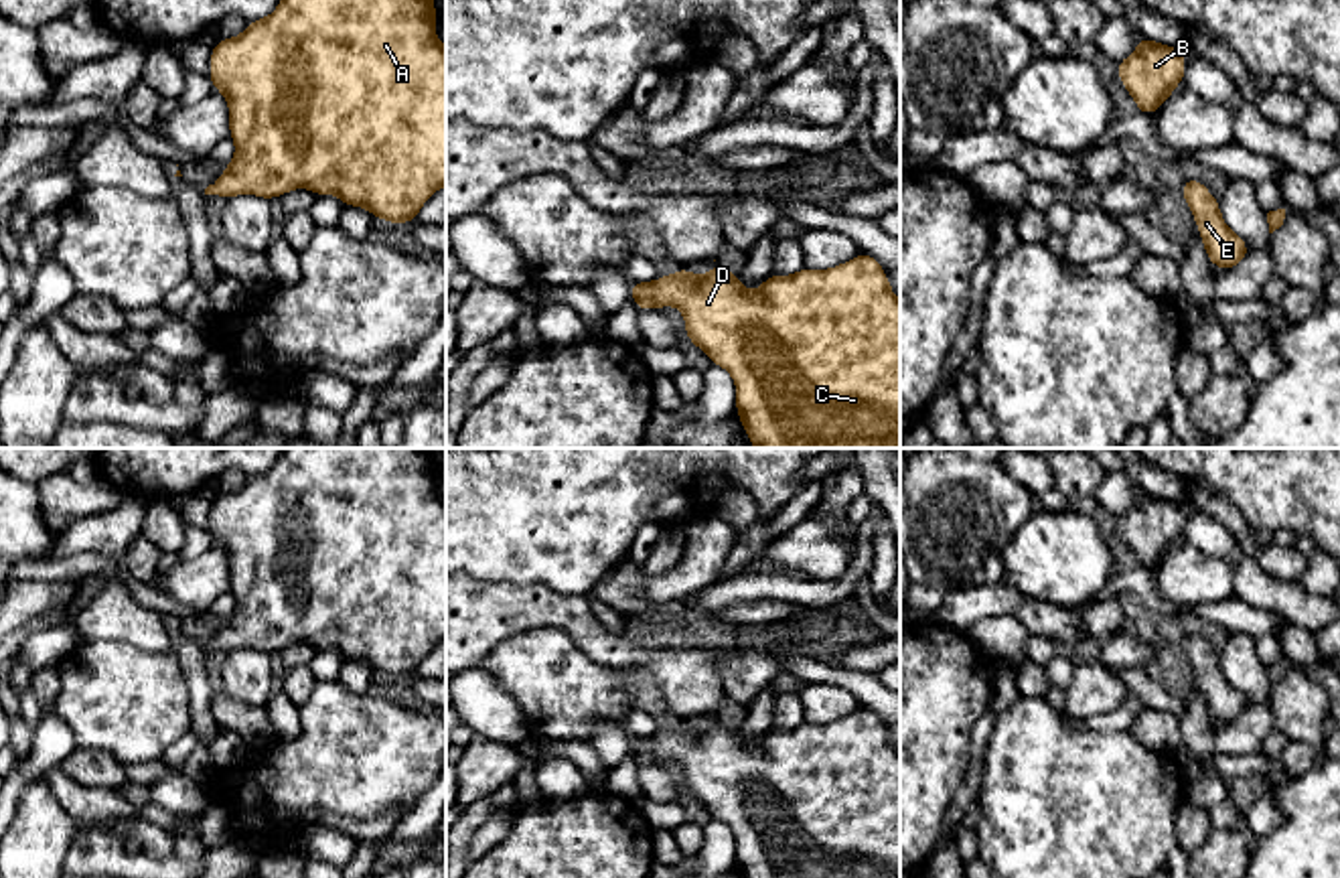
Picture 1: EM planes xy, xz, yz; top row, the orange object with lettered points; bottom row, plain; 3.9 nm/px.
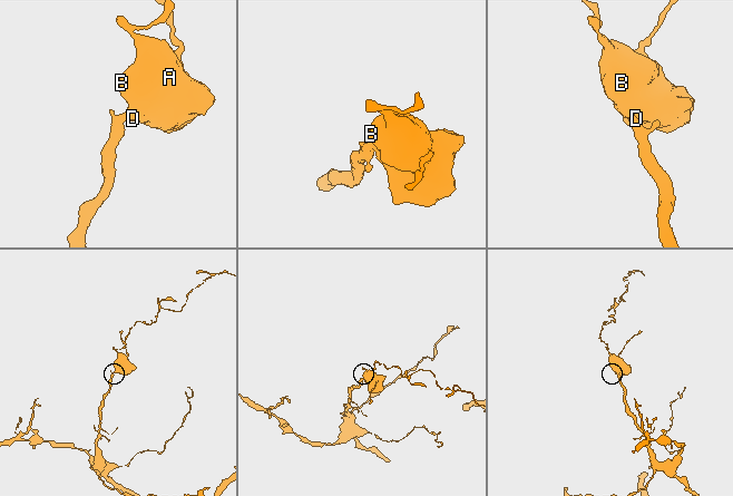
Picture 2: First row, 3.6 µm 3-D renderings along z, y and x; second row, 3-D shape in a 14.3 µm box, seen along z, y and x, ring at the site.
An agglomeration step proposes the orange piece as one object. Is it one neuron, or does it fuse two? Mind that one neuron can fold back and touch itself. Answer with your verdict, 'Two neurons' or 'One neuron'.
One neuron

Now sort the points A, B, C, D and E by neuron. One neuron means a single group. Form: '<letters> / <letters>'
A B C D E

